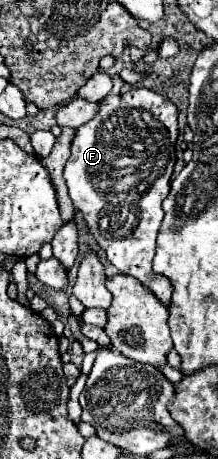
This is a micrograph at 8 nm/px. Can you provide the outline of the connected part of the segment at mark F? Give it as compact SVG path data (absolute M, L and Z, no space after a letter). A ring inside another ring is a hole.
M133 88L133 90L129 90L129 92L125 94L108 94L100 101L99 114L97 114L93 120L89 120L87 124L83 124L83 126L77 128L75 138L73 138L73 144L71 144L71 156L69 156L67 164L65 164L65 182L67 182L67 186L69 186L69 196L71 196L73 204L75 204L75 210L79 210L79 212L83 214L83 218L85 218L85 222L87 222L87 226L89 226L89 232L93 234L93 238L97 240L97 244L105 250L107 260L109 260L121 274L127 274L127 276L133 276L133 278L141 280L165 306L171 304L171 284L169 284L167 278L163 278L161 274L155 274L155 272L153 272L151 260L153 260L153 254L155 254L157 230L159 230L159 226L161 226L161 222L163 222L163 216L165 216L165 214L163 214L163 208L161 208L161 202L163 202L165 196L169 194L169 182L171 182L171 174L173 174L173 166L175 166L175 142L177 142L177 136L179 136L179 128L177 128L177 106L175 106L171 100L167 100L165 96L161 96L161 94L157 94L157 92L151 92L151 90L147 90L147 88ZM127 108L129 108L129 122L123 124L123 126L121 126L121 124L119 124L119 126L109 126L113 120L117 120L117 118L109 118L109 116L119 110L119 116L123 114L123 118L125 118L125 110L127 110Z

